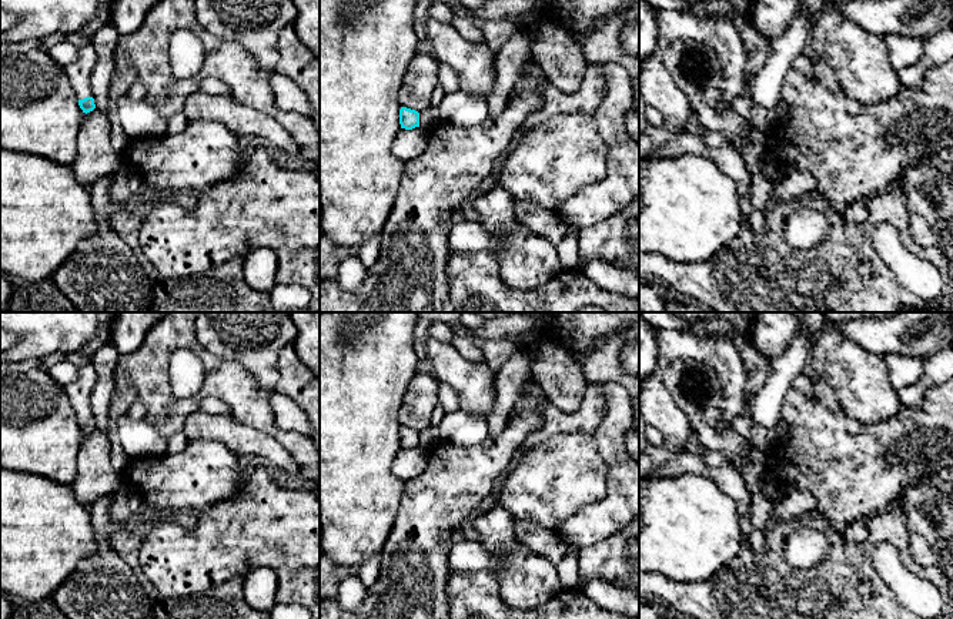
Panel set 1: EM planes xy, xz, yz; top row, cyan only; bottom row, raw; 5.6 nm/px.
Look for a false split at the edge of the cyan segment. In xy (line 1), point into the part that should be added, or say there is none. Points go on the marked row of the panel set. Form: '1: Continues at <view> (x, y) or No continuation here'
1: Continues at xy (79, 73)

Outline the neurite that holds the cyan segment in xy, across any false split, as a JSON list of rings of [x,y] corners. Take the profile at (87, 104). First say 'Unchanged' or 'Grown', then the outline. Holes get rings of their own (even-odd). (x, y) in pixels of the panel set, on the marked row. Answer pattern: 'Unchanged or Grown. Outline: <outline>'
Grown. Outline: [[[90,41],[78,47],[78,57],[73,64],[64,66],[64,73],[76,93],[78,106],[86,114],[96,108],[91,91],[91,71],[97,60],[98,54]]]

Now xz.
Unchanged. Outline: [[[401,107],[399,124],[401,124],[401,128],[405,128],[405,130],[412,130],[415,127],[419,127],[419,113],[407,107]]]

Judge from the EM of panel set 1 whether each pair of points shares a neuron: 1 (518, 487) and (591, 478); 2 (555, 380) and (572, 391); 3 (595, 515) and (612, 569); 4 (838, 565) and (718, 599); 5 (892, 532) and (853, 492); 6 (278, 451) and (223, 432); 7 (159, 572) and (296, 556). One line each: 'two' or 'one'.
1: one
2: one
3: two
4: one
5: two
6: one
7: one

